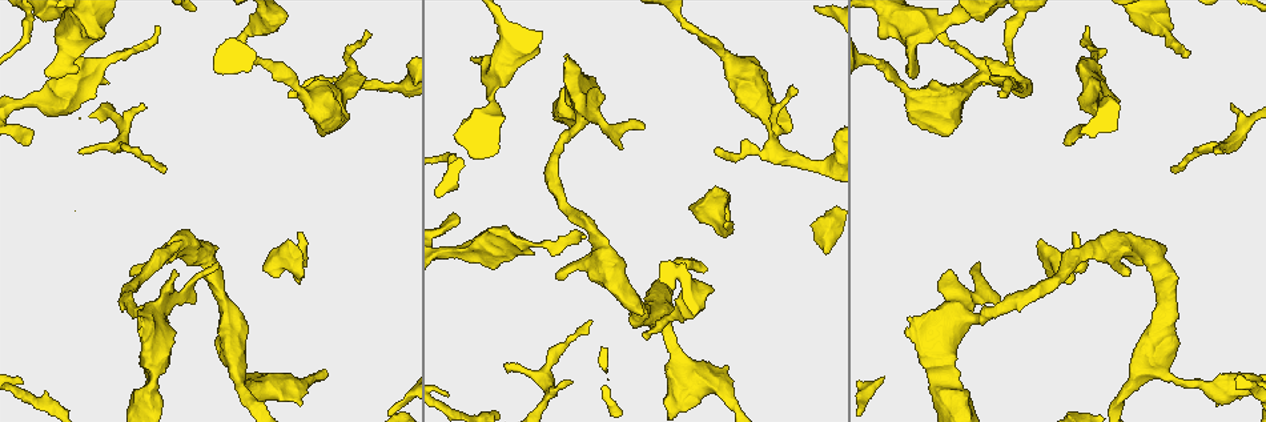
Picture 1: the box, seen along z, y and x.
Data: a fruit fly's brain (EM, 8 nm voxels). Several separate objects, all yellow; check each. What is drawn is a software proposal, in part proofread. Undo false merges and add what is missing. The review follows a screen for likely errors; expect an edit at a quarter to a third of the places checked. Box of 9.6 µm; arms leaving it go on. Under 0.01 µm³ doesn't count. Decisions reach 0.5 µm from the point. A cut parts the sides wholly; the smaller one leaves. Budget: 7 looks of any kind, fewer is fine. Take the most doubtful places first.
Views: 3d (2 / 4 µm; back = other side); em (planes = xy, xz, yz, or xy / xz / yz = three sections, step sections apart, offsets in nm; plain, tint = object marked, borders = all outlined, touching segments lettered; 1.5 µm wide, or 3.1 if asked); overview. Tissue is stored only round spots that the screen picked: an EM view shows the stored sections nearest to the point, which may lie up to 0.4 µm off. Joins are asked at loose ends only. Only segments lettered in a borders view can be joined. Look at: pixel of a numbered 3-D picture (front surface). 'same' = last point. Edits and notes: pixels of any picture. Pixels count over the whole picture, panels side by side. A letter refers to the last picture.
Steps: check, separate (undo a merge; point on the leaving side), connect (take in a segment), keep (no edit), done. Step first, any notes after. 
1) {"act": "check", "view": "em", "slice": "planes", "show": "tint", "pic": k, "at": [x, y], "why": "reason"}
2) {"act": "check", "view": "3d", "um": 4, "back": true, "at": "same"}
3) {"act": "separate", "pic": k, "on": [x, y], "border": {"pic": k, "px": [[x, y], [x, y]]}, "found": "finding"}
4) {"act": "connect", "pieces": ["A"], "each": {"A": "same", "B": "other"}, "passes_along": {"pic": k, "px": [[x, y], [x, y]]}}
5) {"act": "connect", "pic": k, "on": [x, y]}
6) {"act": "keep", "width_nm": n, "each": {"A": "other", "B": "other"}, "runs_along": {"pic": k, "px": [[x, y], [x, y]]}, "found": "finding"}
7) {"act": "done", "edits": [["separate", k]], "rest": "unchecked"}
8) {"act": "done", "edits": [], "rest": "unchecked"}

{"act": "check", "view": "3d", "um": 2, "pic": 1, "at": [1070, 283], "why": "branch stops here"}

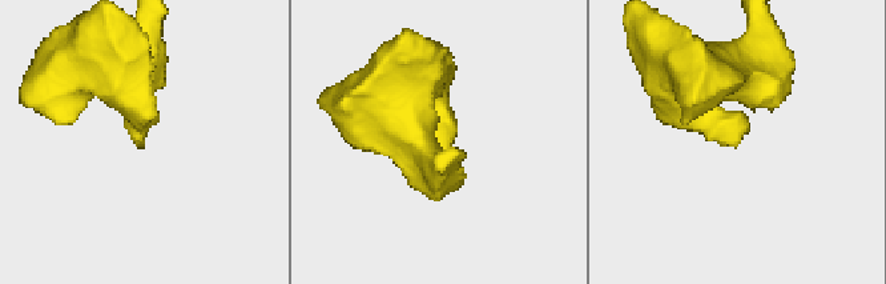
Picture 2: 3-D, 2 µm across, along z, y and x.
{"act": "check", "view": "em", "slice": "planes", "show": "borders", "pic": 2, "at": [740, 136]}

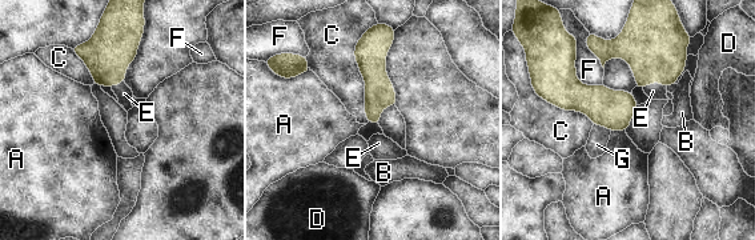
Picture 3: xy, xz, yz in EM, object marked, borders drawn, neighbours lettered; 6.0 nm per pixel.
{"act": "connect", "pieces": ["E"], "longest_contact_nm": ["C", 550], "each": {"A": "other", "B": "other", "C": "other", "D": "other", "E": "same", "F": "other", "G": "other"}, "passes_along": {"pic": 3, "px": [[653, 42], [655, 82], [655, 91]]}, "found": "it goes on there"}

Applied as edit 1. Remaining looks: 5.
{"act": "check", "view": "em", "slice": "planes", "show": "borders", "pic": 1, "at": [792, 88]}

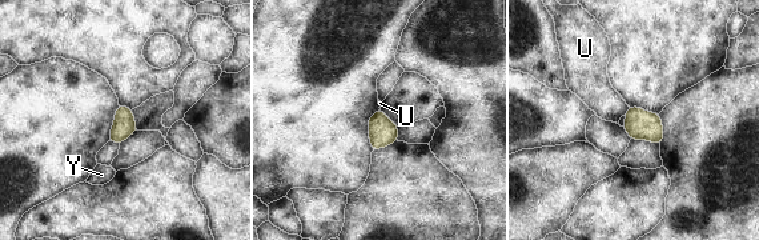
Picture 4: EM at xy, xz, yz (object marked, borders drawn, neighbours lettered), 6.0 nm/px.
{"act": "keep", "each": {"U": "other", "Y": "other"}, "found": "none of them fits"}

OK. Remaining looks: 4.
{"act": "check", "view": "em", "slice": "xy", "step": 4, "show": "borders", "pic": 1, "at": [570, 383], "why": "an open end"}

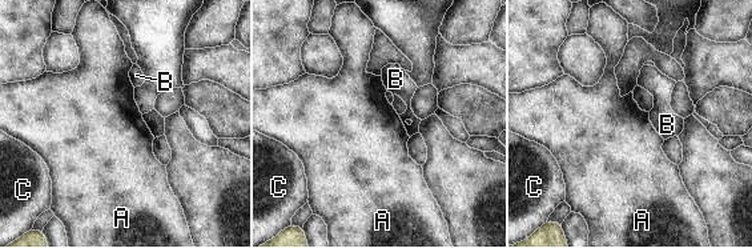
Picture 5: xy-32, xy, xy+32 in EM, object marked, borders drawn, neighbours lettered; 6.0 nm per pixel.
{"act": "check", "view": "em", "slice": "planes", "show": "borders", "at": "same", "why": "cut it another way"}

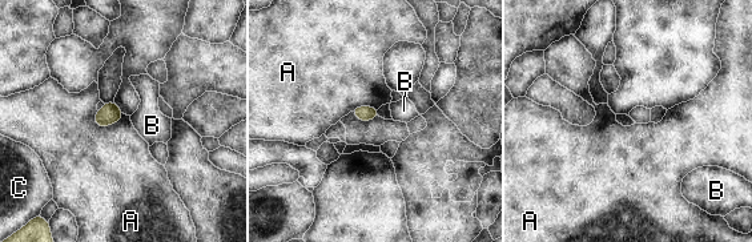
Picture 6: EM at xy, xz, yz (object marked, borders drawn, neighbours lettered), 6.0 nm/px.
{"act": "keep", "longest_contact_nm": ["A", 190], "each": {"A": "other", "B": "other", "C": "other"}, "border": {"pic": 6, "px": [[123, 113], [104, 126], [93, 121]]}, "found": "none of them fits"}

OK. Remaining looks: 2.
{"act": "done", "edits": [["connect", 3]], "rest": "unchecked"}

